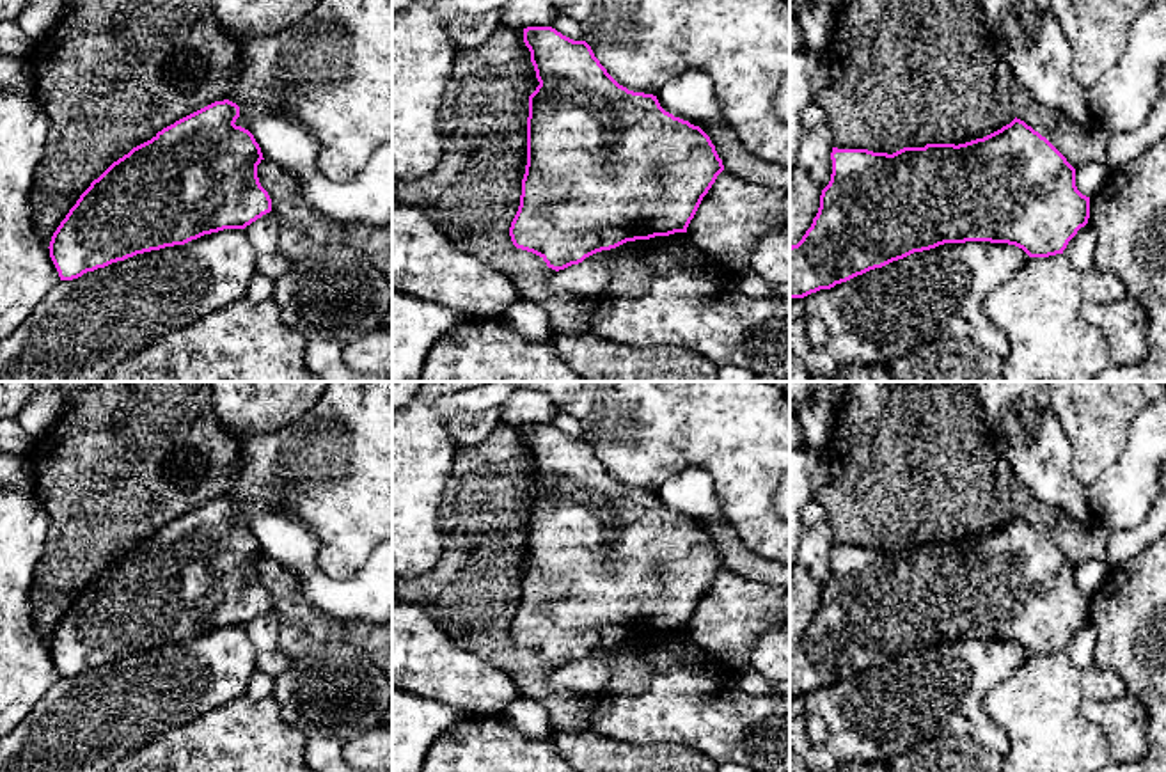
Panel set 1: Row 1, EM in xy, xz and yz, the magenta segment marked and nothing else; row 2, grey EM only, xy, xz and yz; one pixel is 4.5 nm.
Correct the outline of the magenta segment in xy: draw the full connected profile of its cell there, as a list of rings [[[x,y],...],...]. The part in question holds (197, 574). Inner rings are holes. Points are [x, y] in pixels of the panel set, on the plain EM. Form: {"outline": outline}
{"outline": [[[215,499],[163,525],[94,577],[51,634],[50,655],[60,678],[204,632],[245,626],[270,611],[272,596],[257,575],[264,555],[254,532],[234,522],[238,515],[236,500]]]}

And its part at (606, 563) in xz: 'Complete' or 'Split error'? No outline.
Complete

